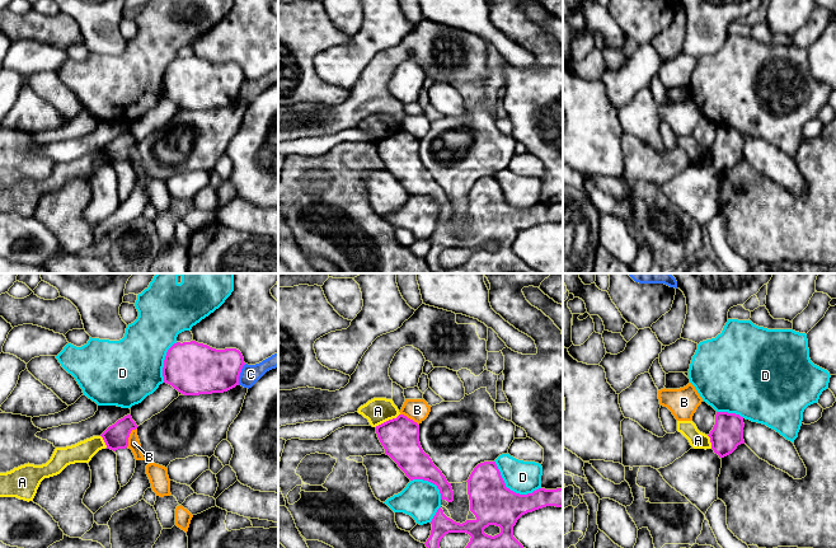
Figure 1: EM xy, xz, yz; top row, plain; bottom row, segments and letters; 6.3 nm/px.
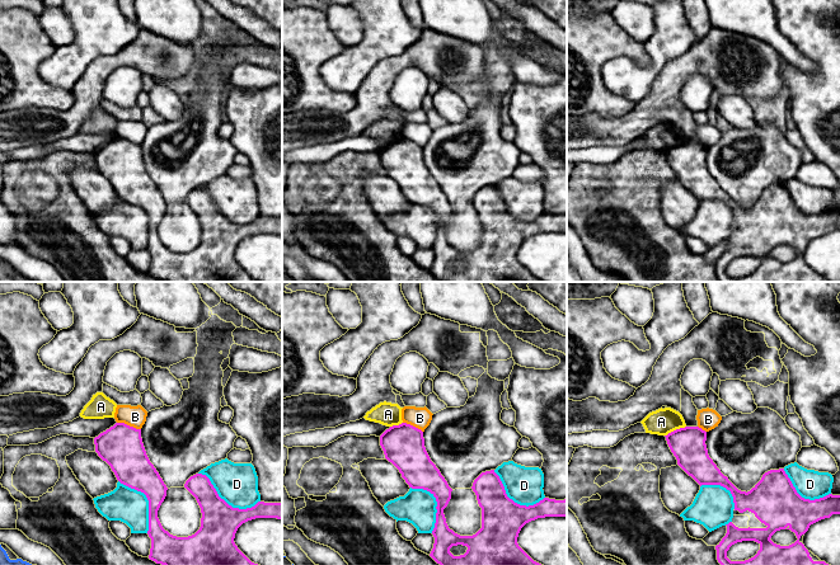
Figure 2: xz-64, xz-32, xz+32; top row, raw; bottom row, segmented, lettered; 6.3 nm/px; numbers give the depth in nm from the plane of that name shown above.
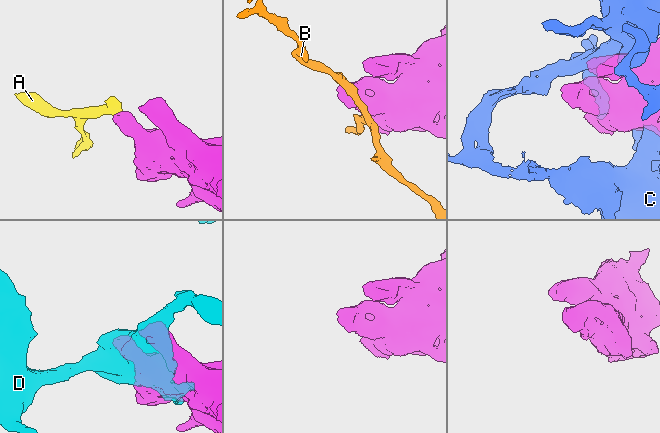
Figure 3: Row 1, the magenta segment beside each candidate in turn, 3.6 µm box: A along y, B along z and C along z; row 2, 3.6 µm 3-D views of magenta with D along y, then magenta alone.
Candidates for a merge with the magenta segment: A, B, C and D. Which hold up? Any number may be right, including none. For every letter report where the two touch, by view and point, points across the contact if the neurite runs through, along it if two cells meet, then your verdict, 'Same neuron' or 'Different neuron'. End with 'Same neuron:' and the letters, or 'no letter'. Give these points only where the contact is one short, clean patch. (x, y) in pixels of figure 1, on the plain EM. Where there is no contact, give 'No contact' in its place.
A: Touches magenta at xz (386, 136). Boundary: xz (399, 129), (375, 141). Different neuron
B: Touches magenta at xy (128, 151). Different neuron
C: Touches magenta at xy (239, 89). Different neuron
D: Touches magenta at xz (510, 205). Different neuron
Same neuron: no letter

